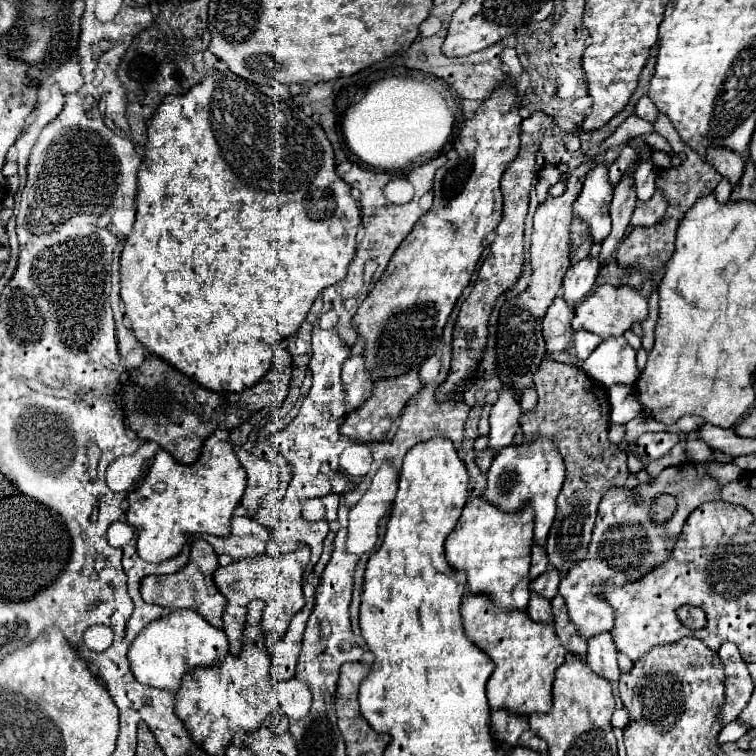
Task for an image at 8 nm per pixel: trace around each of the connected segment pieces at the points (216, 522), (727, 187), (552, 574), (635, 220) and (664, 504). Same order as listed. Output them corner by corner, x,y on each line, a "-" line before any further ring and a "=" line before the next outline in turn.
209,436
195,464
179,464
169,452
159,450
153,458
153,464
145,480
137,486
135,492
129,494
127,522
137,530
137,554
147,562
163,562
177,556
191,534
205,532
213,536
229,536
231,516
237,504
241,502
245,486
247,486
247,474
239,464
231,442
223,442
217,440
215,436
=
723,178
723,180
719,182
719,186
715,188
715,196
717,196
719,202
727,202
727,200
731,198
731,192
733,192
733,186
729,184
727,178
=
551,566
547,568
547,572
543,572
543,576
535,578
531,582
531,590
537,592
537,594
547,596
549,600
557,594
557,588
559,588
559,570
555,570
=
655,192
655,196
649,202
637,202
637,208
631,218
631,226
653,226
657,224
665,214
665,196
=
659,496
651,506
651,516
657,524
663,524
675,512
675,498
673,496

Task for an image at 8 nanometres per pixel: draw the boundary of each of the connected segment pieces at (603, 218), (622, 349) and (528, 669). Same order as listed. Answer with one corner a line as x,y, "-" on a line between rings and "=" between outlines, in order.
599,160
597,166
587,172
583,190
573,204
575,214
589,224
593,242
603,242
605,236
611,232
609,220
611,198
613,186
609,182
609,166
605,160
=
611,336
601,342
583,362
583,370
605,388
613,384
633,384
639,378
635,350
625,336
=
465,592
461,616
467,636
491,656
495,672
487,684
487,698
491,710
511,710
515,714
549,712
553,674
565,662
567,650
561,646
551,624
533,622
527,610
499,610
483,596

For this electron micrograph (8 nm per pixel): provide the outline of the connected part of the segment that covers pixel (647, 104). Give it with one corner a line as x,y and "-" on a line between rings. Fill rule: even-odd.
643,96
639,102
637,102
637,108
635,108
635,114
639,116
639,118
643,118
643,120
647,120
649,124
655,124
655,120
657,120
657,114
659,114
659,110
657,110
657,106
649,100
649,96

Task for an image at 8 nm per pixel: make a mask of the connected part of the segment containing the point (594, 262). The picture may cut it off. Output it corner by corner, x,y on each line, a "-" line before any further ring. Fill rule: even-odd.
587,256
585,260
573,264
563,280
563,298
569,304
577,304
579,300
583,300
591,292
599,270
601,270
599,256
595,258

